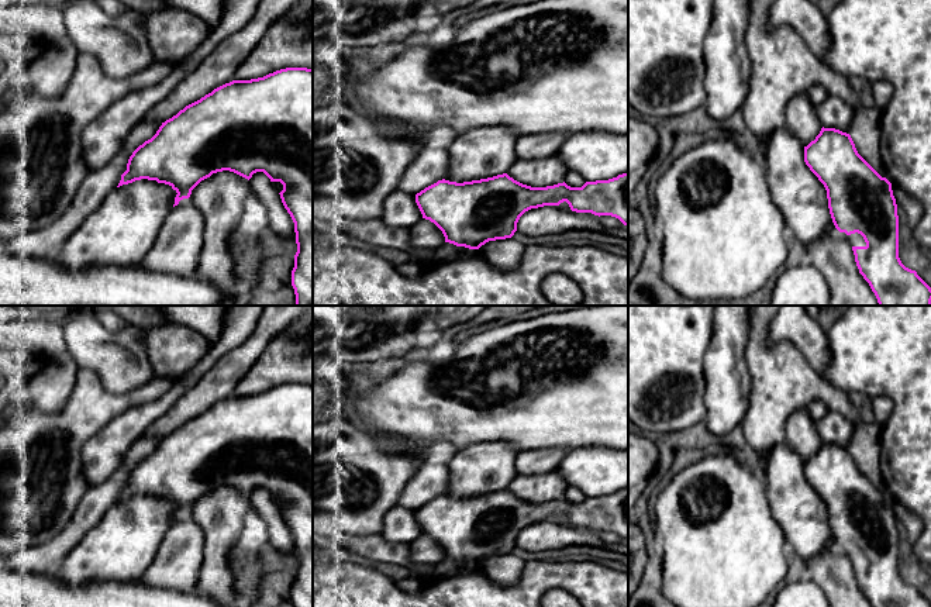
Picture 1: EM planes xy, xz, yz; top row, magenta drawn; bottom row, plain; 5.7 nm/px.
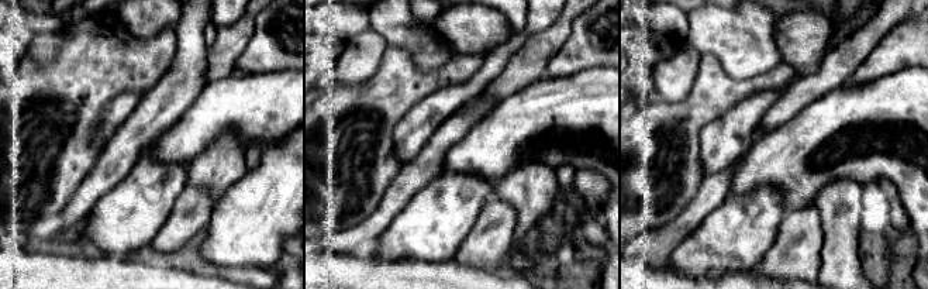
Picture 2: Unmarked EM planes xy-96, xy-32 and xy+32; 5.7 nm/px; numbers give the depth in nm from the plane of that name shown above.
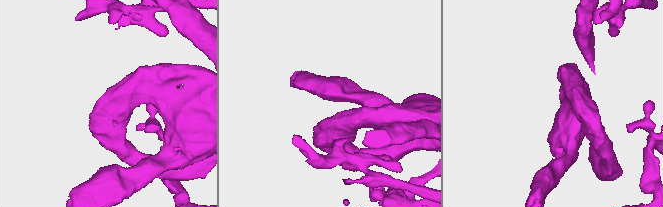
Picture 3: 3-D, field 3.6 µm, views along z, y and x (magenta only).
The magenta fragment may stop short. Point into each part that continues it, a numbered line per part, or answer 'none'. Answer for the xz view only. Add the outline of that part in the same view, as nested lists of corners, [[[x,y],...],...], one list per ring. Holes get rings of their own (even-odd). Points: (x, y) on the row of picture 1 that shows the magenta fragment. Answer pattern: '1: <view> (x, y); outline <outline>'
1: xz (483, 152); outline [[[482,127],[461,134],[449,146],[445,180],[463,183],[507,173],[516,162],[520,135],[506,127]]]

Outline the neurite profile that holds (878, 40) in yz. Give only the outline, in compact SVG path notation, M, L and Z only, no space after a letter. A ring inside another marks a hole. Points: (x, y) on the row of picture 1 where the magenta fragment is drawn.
M841 0L827 15L831 45L821 59L838 75L887 80L894 93L882 111L880 159L886 179L923 206L913 237L931 249L931 0Z

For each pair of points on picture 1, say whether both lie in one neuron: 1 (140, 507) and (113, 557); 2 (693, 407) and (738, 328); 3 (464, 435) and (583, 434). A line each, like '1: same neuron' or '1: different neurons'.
1: same neuron
2: different neurons
3: same neuron

